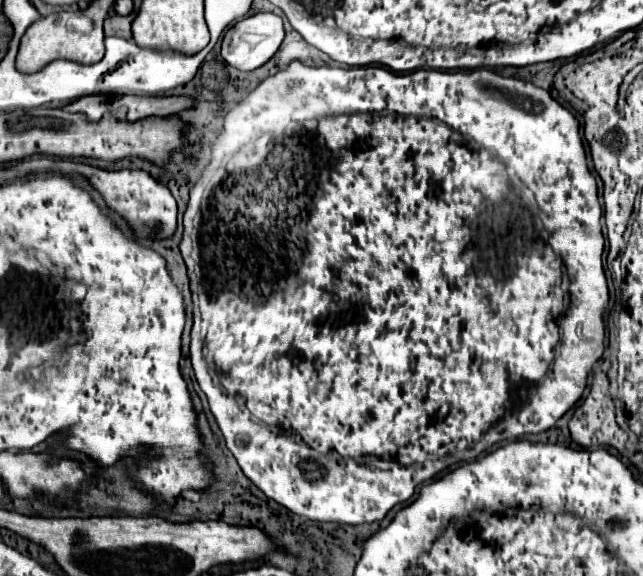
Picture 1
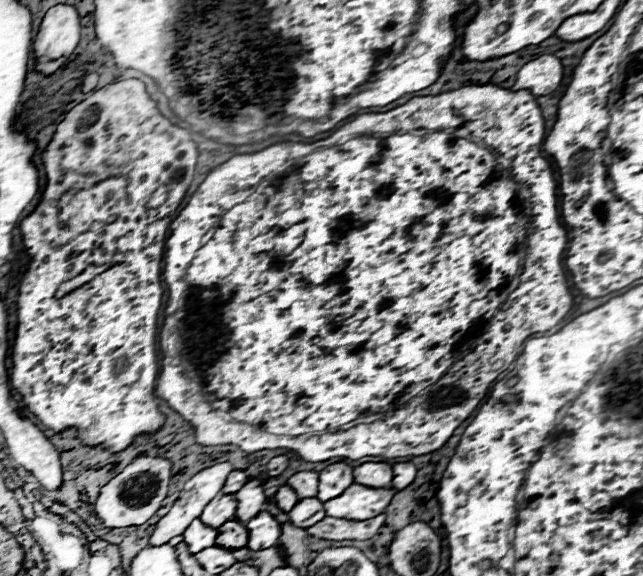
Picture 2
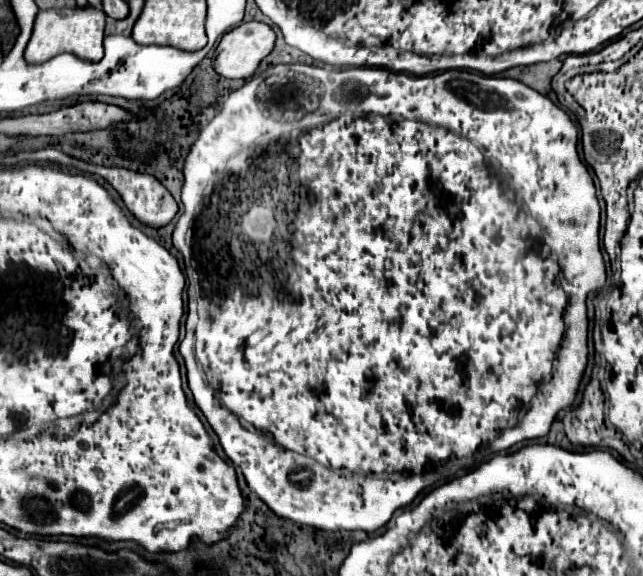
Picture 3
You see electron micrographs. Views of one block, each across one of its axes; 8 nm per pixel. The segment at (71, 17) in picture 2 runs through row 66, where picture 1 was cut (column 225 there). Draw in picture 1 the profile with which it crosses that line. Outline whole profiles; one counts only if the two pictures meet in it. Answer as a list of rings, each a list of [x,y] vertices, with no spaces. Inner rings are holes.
[[[258,12],[254,16],[248,16],[240,22],[236,22],[226,34],[224,34],[224,42],[222,42],[222,58],[238,68],[238,70],[254,70],[262,64],[266,64],[276,50],[280,48],[284,40],[284,24],[282,18],[274,12]]]

